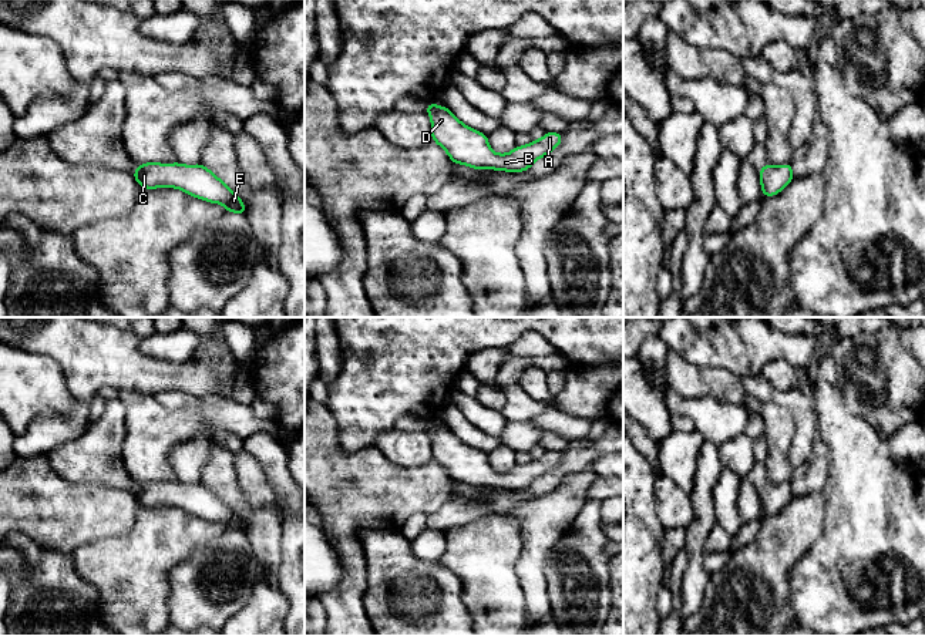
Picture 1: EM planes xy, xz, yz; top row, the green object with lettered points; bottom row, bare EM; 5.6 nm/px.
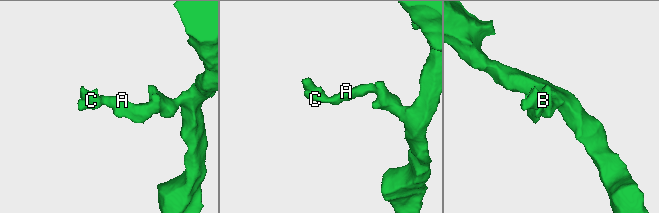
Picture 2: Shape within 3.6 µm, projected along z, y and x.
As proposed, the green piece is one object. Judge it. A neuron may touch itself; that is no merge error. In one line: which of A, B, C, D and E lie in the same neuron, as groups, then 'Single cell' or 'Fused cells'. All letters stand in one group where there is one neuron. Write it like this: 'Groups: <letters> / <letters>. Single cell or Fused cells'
Groups: A B C D E. Single cell

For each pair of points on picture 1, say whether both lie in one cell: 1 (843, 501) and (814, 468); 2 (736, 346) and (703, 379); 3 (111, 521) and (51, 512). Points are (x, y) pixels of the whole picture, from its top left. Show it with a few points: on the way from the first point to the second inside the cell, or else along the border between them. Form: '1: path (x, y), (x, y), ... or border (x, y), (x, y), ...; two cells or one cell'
1: border (827, 448), (828, 483), (821, 493); two cells
2: border (683, 357), (698, 366), (723, 367), (740, 377); two cells
3: path (97, 514), (66, 514); one cell

